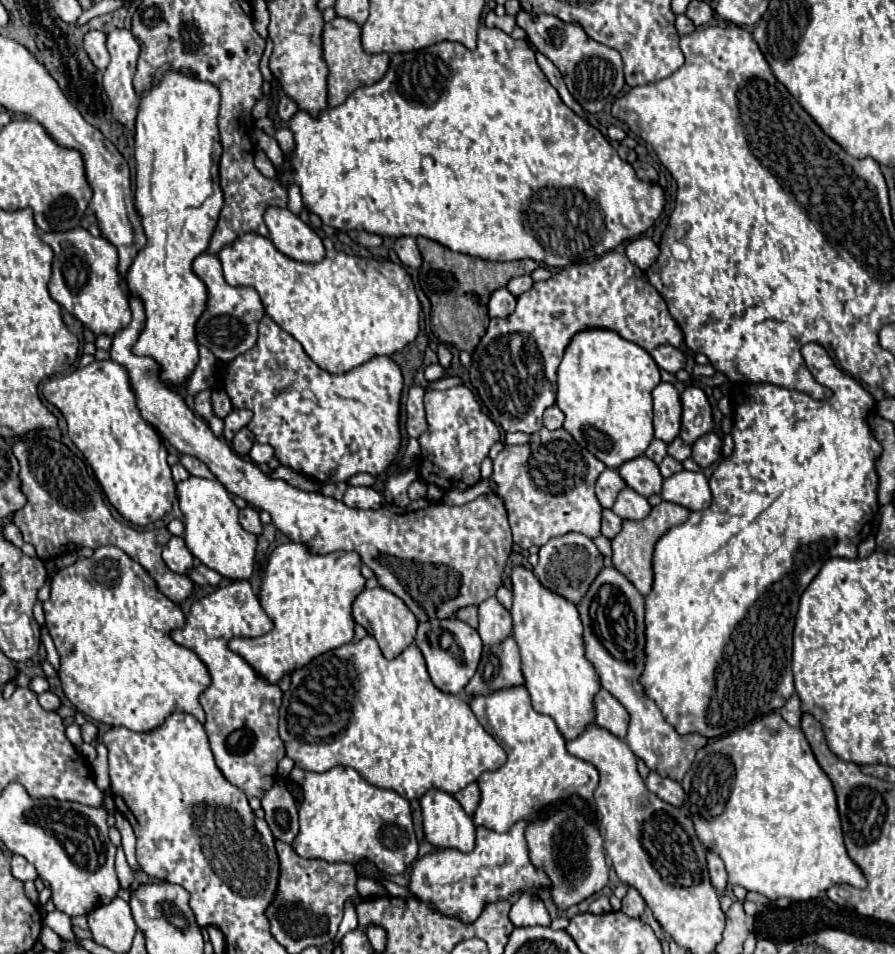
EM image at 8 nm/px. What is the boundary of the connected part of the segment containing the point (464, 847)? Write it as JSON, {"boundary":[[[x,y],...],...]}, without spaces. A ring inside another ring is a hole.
{"boundary":[[[430,788],[420,798],[420,806],[428,842],[436,848],[456,848],[460,852],[474,850],[476,826],[472,818],[462,812],[462,806],[452,794]]]}

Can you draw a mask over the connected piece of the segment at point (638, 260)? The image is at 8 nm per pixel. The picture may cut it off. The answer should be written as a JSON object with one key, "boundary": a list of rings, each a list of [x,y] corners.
{"boundary":[[[636,238],[626,244],[626,256],[632,264],[636,264],[640,270],[650,268],[654,260],[658,258],[658,246],[650,238]]]}

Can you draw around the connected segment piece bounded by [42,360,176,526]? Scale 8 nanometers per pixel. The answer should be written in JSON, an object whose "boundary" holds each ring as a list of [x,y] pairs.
{"boundary":[[[94,360],[84,368],[76,368],[74,372],[58,378],[50,378],[44,382],[42,394],[48,402],[52,402],[68,422],[68,436],[76,444],[76,448],[84,454],[88,464],[92,466],[106,498],[110,504],[132,524],[146,526],[160,520],[164,514],[172,510],[172,502],[176,498],[176,488],[172,480],[170,466],[166,462],[166,448],[162,444],[160,434],[142,420],[136,404],[134,392],[130,392],[130,380],[126,380],[126,368],[118,368],[112,360]]]}

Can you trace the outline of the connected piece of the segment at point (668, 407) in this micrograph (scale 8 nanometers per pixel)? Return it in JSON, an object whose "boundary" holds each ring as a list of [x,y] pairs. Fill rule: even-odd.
{"boundary":[[[660,382],[652,392],[652,400],[654,400],[654,420],[652,420],[654,436],[670,444],[680,432],[680,416],[682,416],[680,394],[672,384]]]}

